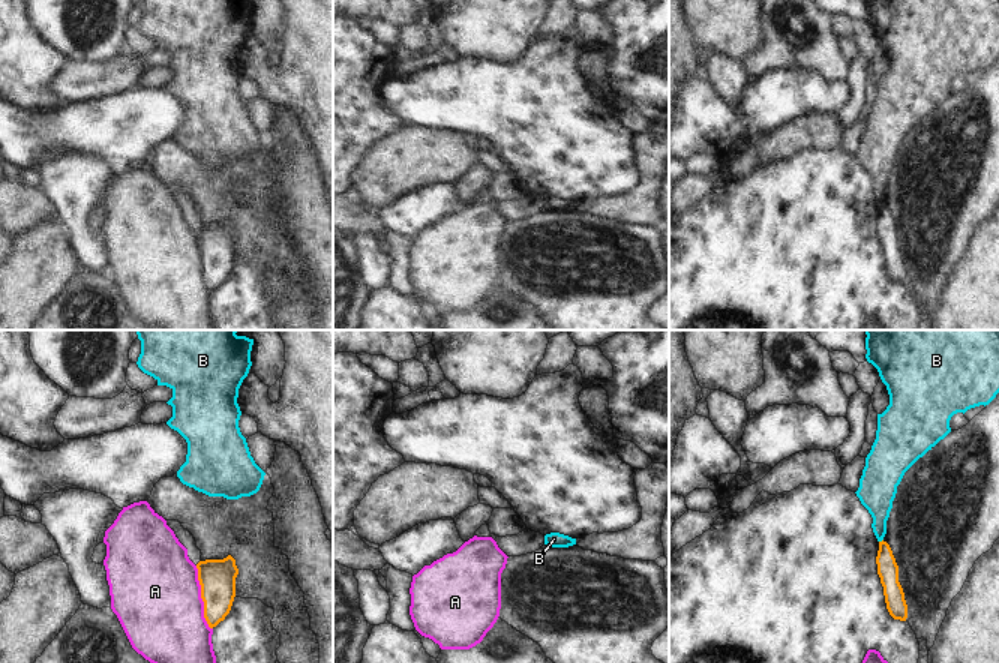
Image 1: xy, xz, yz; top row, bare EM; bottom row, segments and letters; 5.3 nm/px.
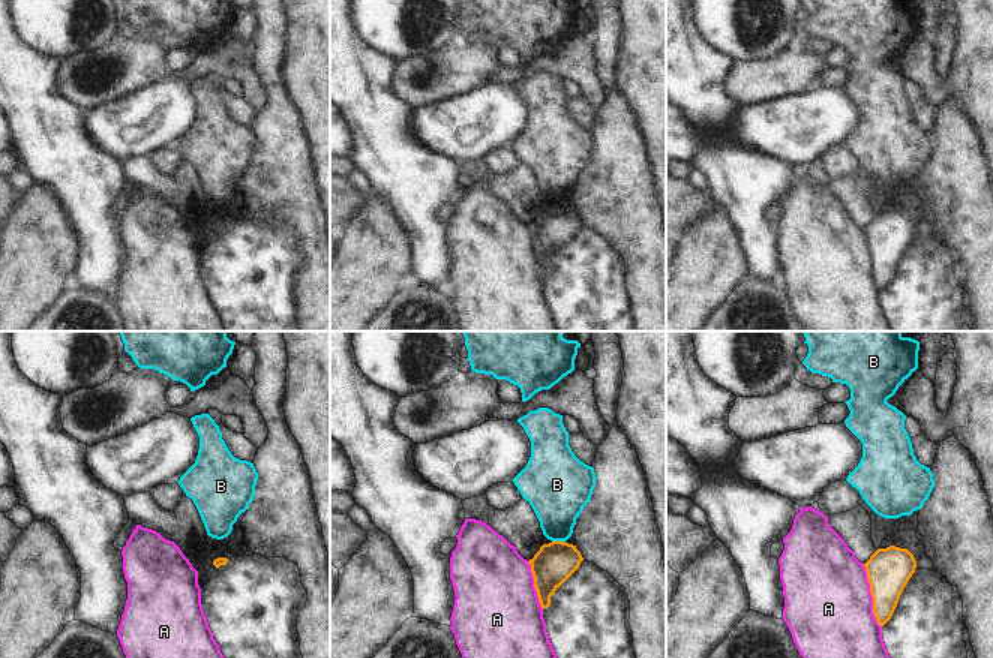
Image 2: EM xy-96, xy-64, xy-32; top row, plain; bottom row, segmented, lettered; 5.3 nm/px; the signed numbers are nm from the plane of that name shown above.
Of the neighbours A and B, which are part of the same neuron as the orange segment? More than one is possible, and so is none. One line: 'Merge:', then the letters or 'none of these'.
Merge: none of these

